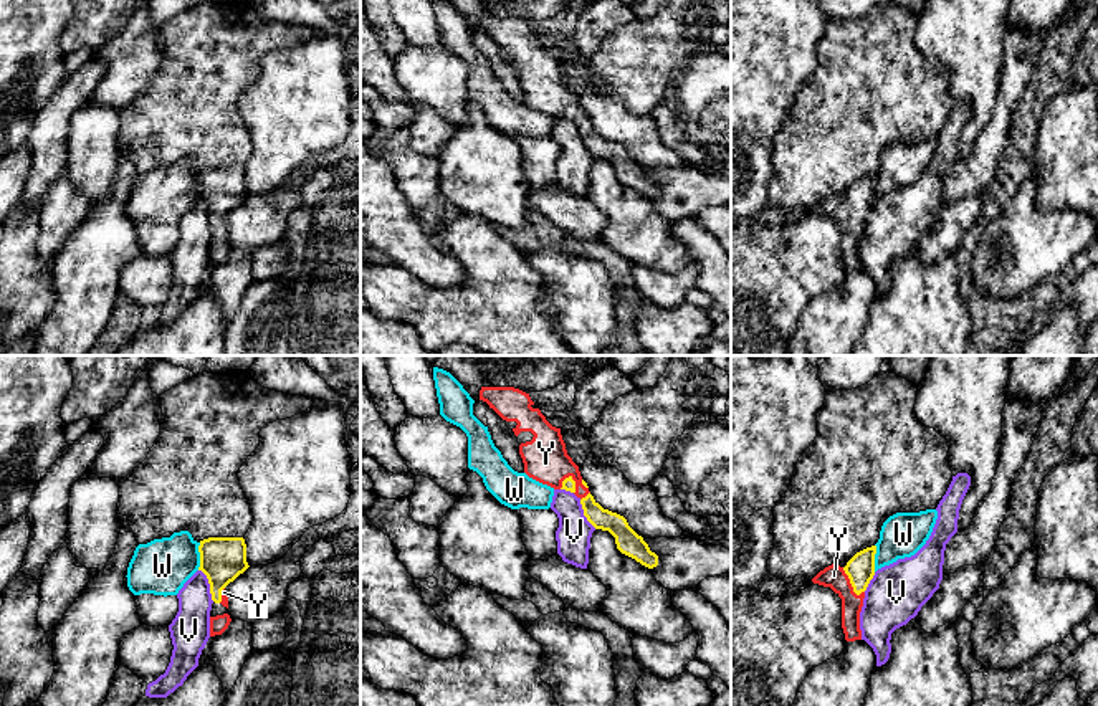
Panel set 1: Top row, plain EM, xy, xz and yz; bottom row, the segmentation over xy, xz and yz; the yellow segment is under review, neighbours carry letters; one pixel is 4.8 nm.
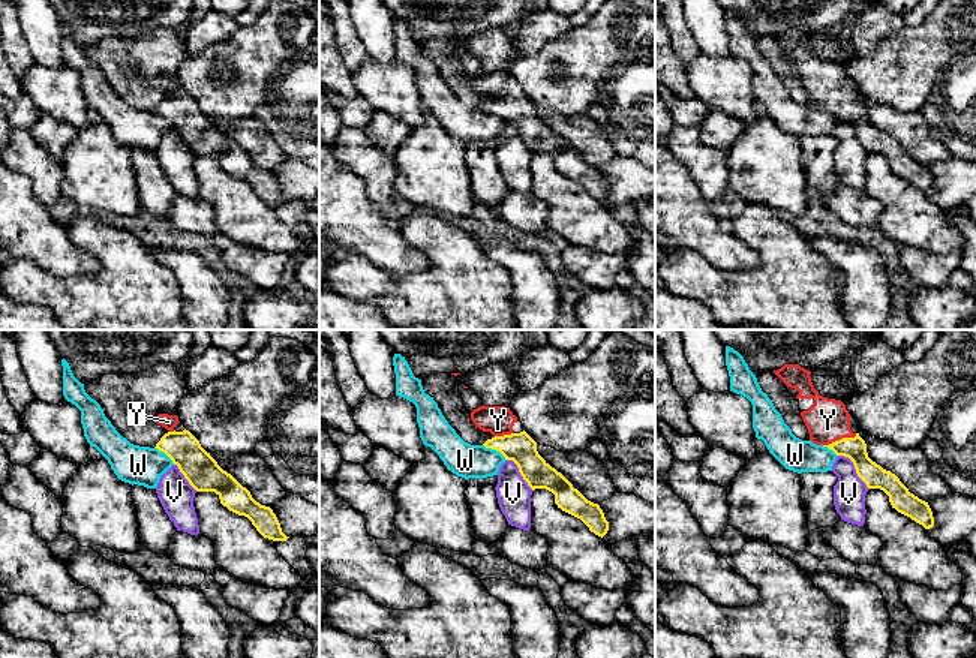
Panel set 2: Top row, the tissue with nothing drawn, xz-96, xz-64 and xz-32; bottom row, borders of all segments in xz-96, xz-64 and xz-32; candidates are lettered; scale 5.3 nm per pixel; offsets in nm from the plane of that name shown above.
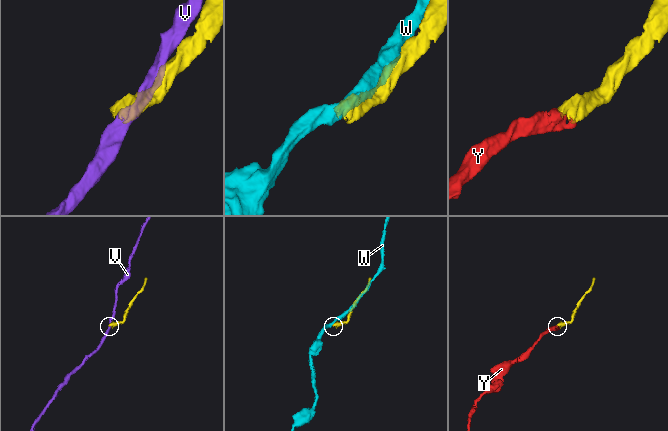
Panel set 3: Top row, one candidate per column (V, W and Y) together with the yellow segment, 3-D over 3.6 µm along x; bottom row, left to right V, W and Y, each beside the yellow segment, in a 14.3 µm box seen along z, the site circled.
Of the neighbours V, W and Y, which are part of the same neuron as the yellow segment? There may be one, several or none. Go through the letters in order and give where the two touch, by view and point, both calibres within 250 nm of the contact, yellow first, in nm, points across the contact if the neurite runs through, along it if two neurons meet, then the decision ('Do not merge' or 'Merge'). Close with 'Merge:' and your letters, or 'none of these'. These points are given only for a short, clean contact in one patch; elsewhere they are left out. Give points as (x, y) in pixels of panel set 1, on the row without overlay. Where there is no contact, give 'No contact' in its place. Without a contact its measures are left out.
V: Touches yellow at xy (210, 215). Thickness 220 nm (yellow) against 190 nm. Boundary: xy (199, 199), (207, 209), (214, 230). Do not merge
W: Touches yellow at xy (200, 186). Thickness 220 nm (yellow) against 280 nm. Do not merge
Y: Touches yellow at yz (850, 212). Thickness 140 nm (yellow) against 110 nm. Merge
Merge: Y

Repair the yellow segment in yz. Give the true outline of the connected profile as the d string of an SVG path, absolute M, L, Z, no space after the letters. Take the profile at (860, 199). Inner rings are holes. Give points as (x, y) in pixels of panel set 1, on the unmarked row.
M876 175L857 182L845 197L828 195L812 212L830 217L842 228L842 258L847 271L862 270L860 241L865 220L875 205Z

